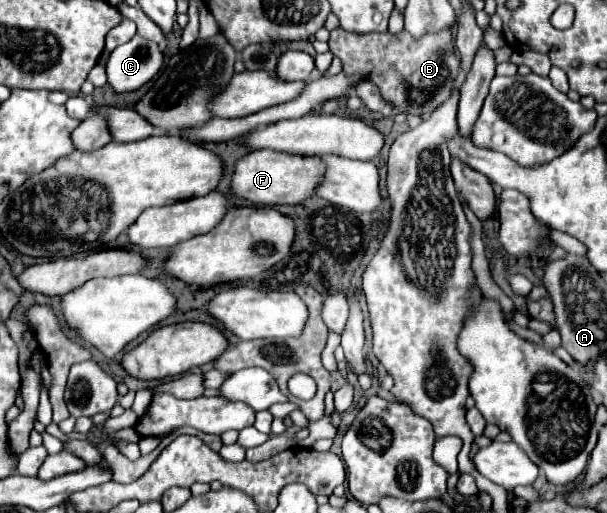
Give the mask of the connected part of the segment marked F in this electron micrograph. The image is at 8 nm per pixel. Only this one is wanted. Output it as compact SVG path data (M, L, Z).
M265 148L265 150L255 150L237 162L231 178L231 188L233 196L245 198L253 204L265 204L265 206L301 204L303 200L315 196L315 190L323 182L325 170L327 166L319 156L301 156Z

